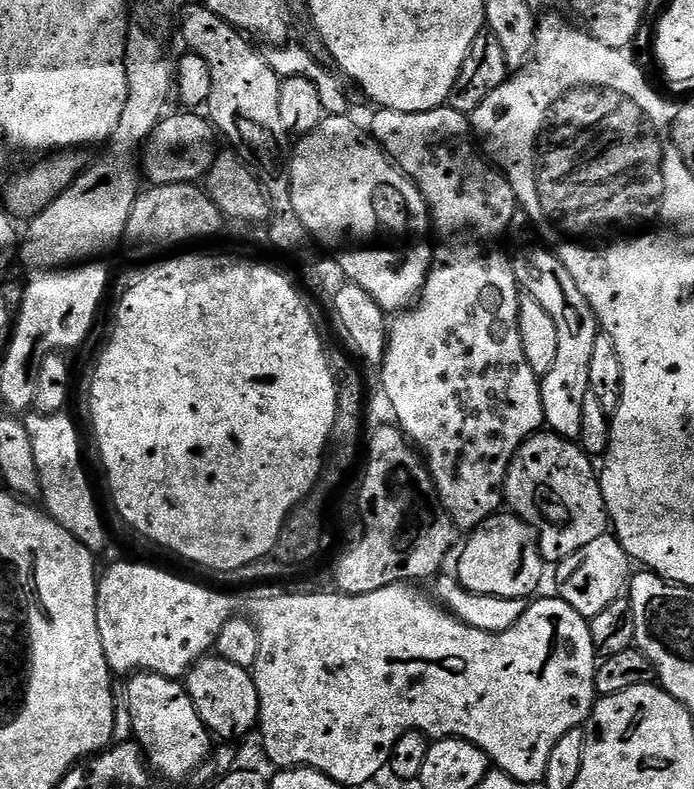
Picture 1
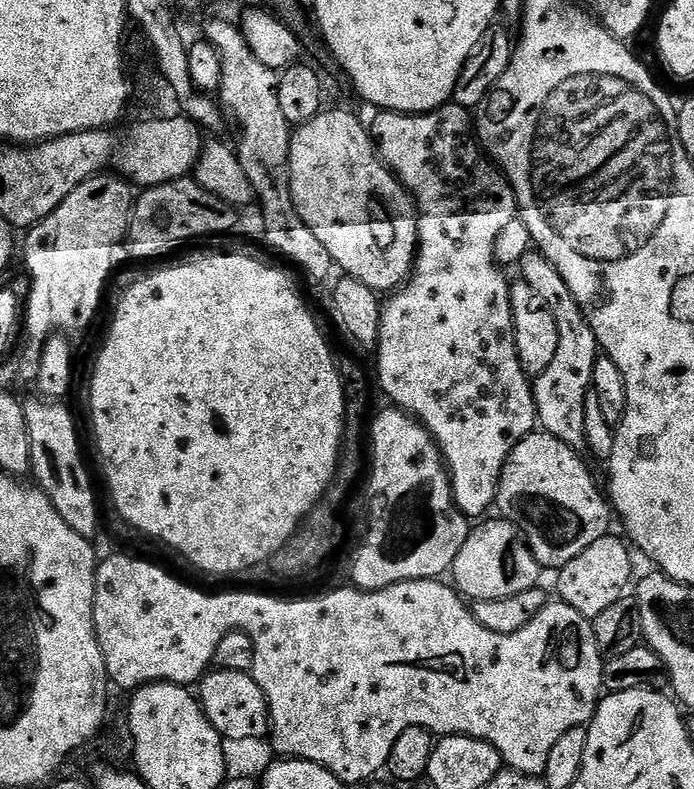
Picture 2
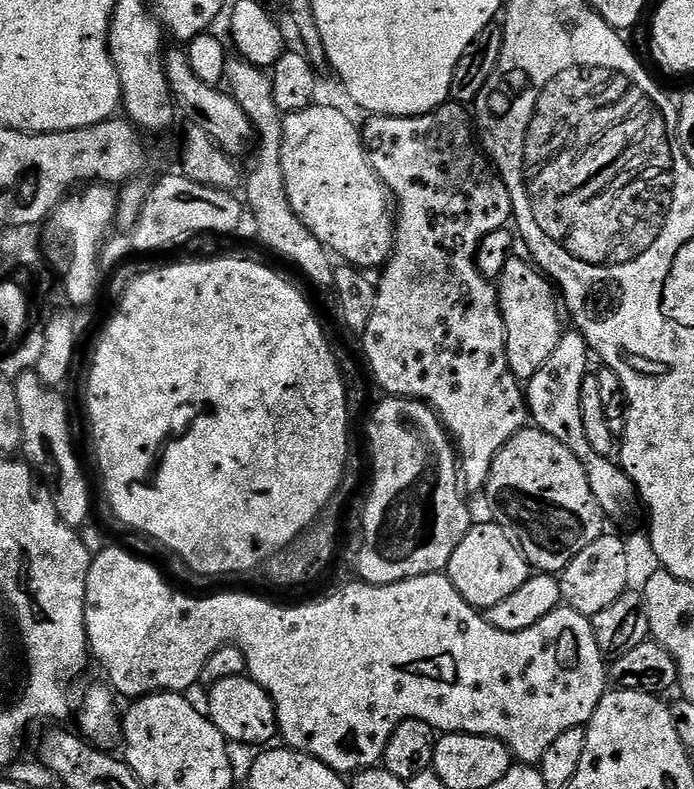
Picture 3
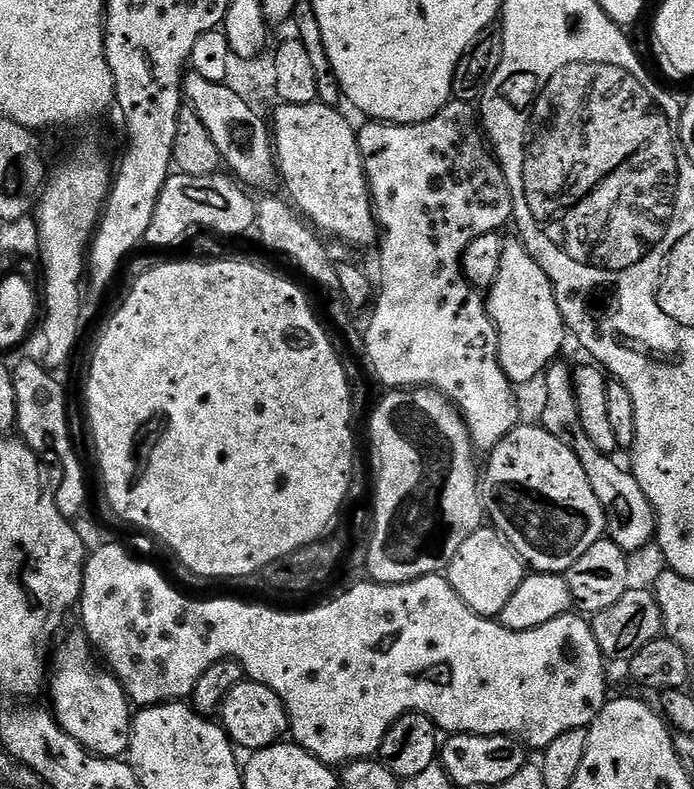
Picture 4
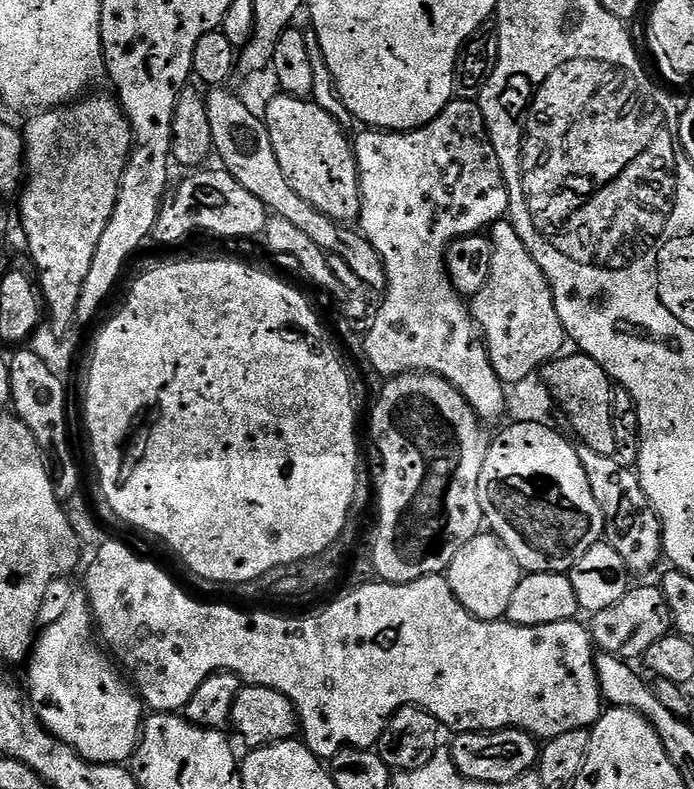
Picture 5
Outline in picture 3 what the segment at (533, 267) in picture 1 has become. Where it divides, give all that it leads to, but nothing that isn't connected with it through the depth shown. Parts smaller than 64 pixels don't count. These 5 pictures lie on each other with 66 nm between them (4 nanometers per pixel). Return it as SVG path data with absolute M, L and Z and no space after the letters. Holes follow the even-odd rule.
M575 330L565 331L558 346L554 346L554 354L546 358L542 370L538 370L538 374L526 382L528 415L535 427L550 434L550 438L558 438L558 442L566 445L578 458L578 462L582 462L590 490L594 490L594 498L598 498L605 513L611 519L613 516L616 520L624 520L632 512L628 504L637 503L636 488L615 459L598 454L594 446L590 446L586 438L586 425L582 422L582 386L590 374L588 356L590 357L590 349L584 335Z

